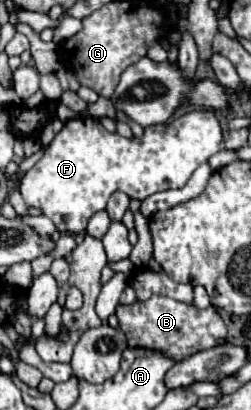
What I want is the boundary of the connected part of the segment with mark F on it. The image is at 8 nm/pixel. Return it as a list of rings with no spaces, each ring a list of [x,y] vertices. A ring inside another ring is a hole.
[[[192,110],[170,124],[146,126],[140,138],[124,138],[104,130],[96,118],[78,116],[64,124],[44,156],[26,172],[20,192],[26,204],[50,216],[62,234],[80,234],[116,190],[144,200],[154,192],[182,188],[192,172],[220,150],[220,142],[222,126],[210,110]]]

